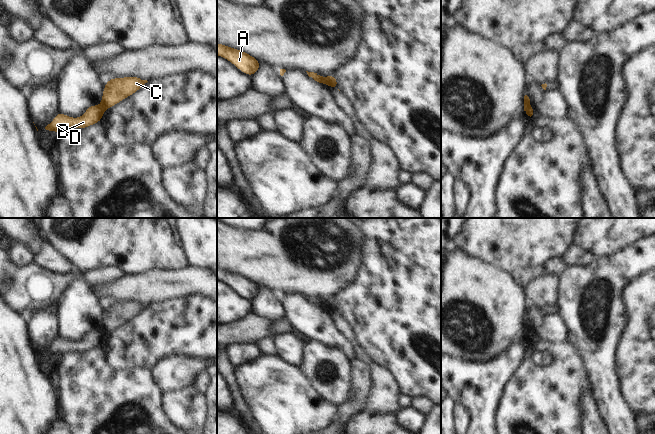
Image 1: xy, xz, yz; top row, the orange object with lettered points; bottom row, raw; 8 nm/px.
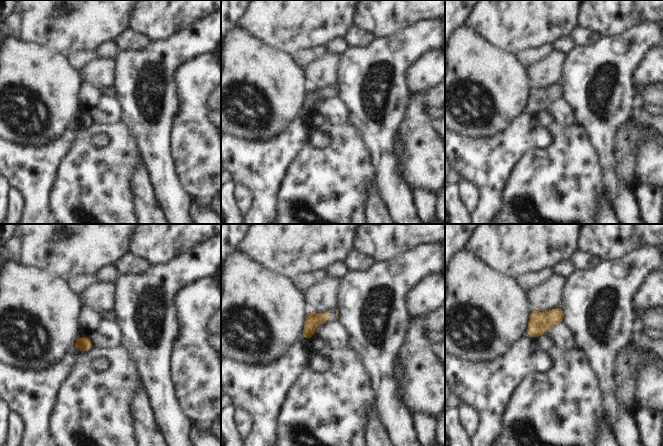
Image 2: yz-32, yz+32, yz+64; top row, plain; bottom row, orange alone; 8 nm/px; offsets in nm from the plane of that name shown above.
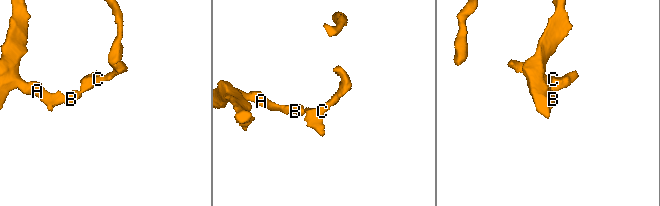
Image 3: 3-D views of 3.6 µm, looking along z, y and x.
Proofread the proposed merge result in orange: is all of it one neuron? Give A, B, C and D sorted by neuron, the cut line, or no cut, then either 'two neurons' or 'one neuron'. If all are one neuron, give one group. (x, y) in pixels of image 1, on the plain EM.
A B D / C | yz (530, 329), (524, 333) | two neurons

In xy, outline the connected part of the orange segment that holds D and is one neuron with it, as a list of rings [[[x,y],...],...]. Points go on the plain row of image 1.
[[[97,329],[89,330],[86,333],[84,339],[79,342],[69,341],[60,335],[59,337],[57,337],[52,346],[45,351],[45,353],[49,355],[55,355],[59,358],[62,357],[64,354],[70,352],[85,353],[92,348],[101,346],[103,338],[103,331]]]

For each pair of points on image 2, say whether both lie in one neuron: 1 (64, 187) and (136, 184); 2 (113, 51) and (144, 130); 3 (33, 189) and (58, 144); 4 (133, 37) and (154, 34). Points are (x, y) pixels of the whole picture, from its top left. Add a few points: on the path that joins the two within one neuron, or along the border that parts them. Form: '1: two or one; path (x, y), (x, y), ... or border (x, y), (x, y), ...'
1: two; border (140, 162), (131, 179), (133, 207)
2: two; border (121, 51), (115, 58)
3: one; path (35, 178), (40, 173), (40, 166), (51, 155)
4: two; border (129, 27), (144, 34), (150, 40)

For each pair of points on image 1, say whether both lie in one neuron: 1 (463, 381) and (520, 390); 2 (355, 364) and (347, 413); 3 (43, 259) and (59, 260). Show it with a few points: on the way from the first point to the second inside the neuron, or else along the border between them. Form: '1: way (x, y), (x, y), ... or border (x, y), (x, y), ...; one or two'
1: border (517, 368), (505, 384), (497, 410); two
2: way (359, 376), (359, 399), (357, 401); one
3: way (47, 259), (55, 260); one

